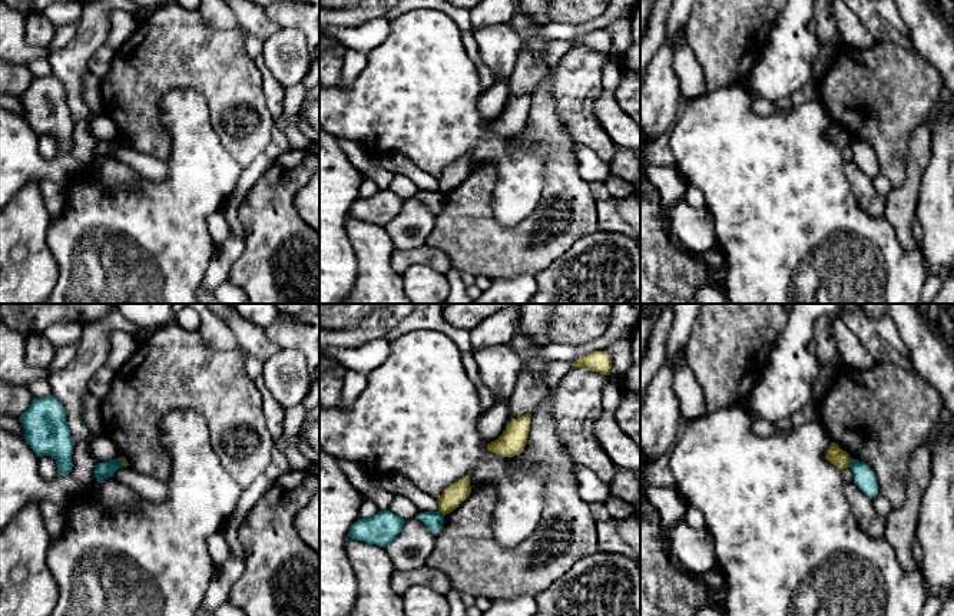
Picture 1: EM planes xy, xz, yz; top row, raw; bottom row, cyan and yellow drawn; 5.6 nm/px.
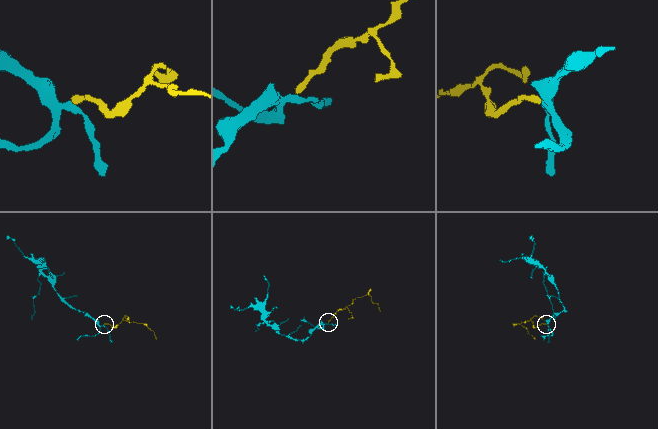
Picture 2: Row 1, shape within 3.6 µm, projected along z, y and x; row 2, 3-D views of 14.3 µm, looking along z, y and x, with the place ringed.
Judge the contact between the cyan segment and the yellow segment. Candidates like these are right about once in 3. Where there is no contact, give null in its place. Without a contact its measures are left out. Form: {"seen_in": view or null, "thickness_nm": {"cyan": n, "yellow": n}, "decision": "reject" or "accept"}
{"seen_in": "yz", "thickness_nm": {"cyan": 120, "yellow": 100}, "decision": "reject"}

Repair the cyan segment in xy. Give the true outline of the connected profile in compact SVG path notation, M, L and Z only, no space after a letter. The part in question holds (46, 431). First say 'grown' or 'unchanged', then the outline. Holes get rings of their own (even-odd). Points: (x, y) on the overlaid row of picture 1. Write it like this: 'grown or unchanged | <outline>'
unchanged | M53 395L33 398L19 420L24 428L23 438L36 456L50 456L56 460L57 474L67 476L73 467L74 441L67 427L64 407Z

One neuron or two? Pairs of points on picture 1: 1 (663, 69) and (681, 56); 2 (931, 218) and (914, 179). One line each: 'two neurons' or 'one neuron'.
1: two neurons
2: two neurons

